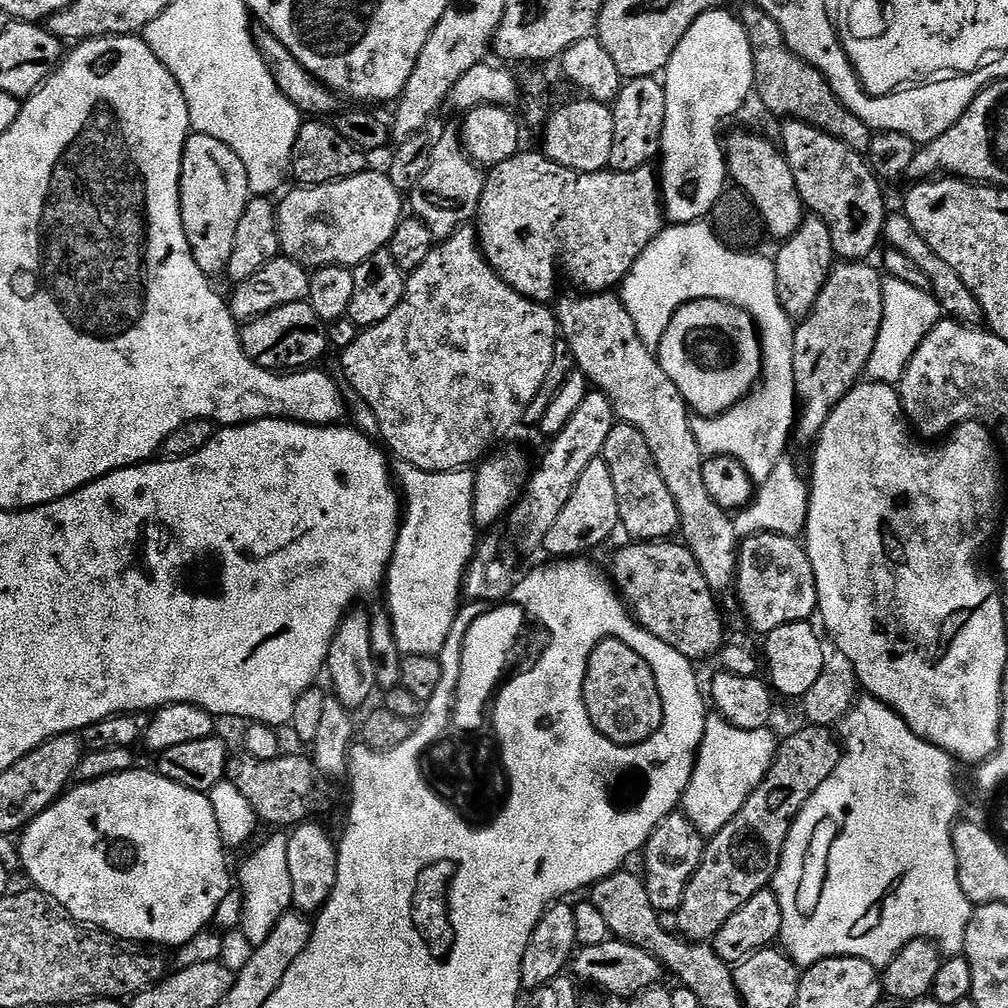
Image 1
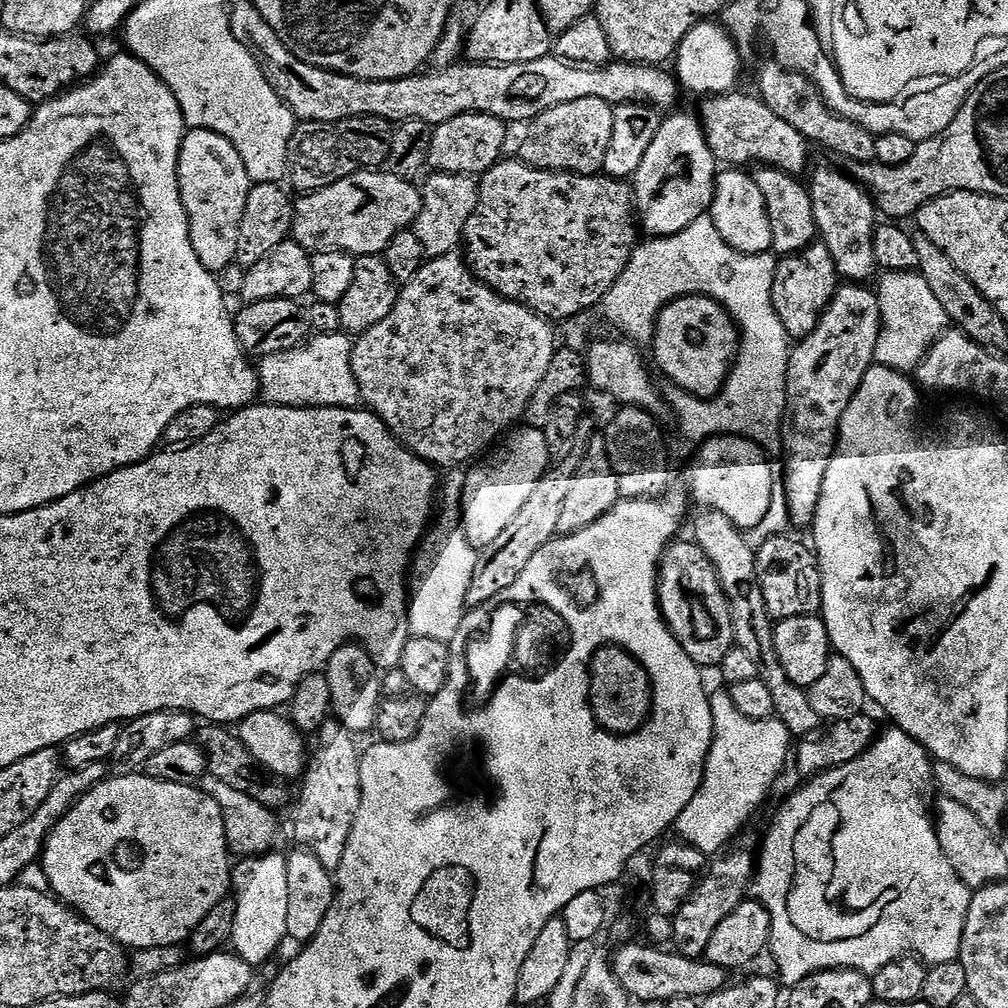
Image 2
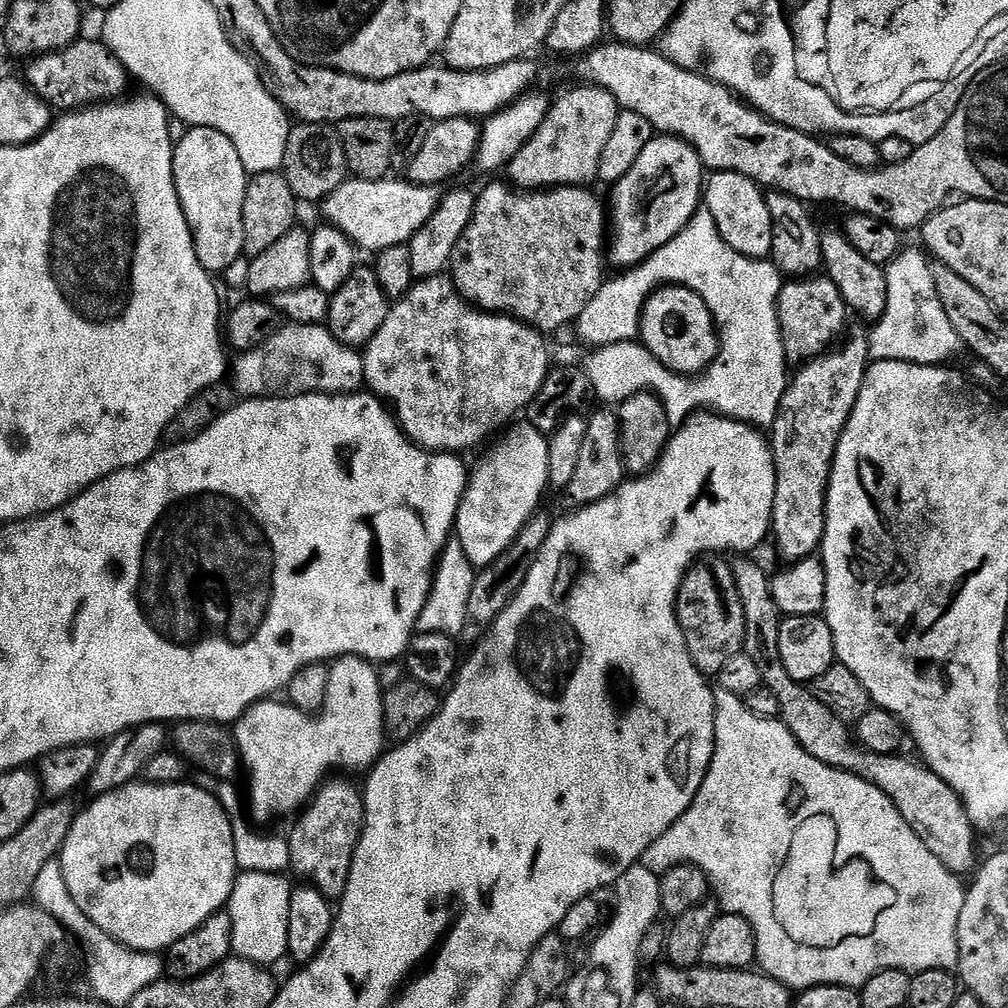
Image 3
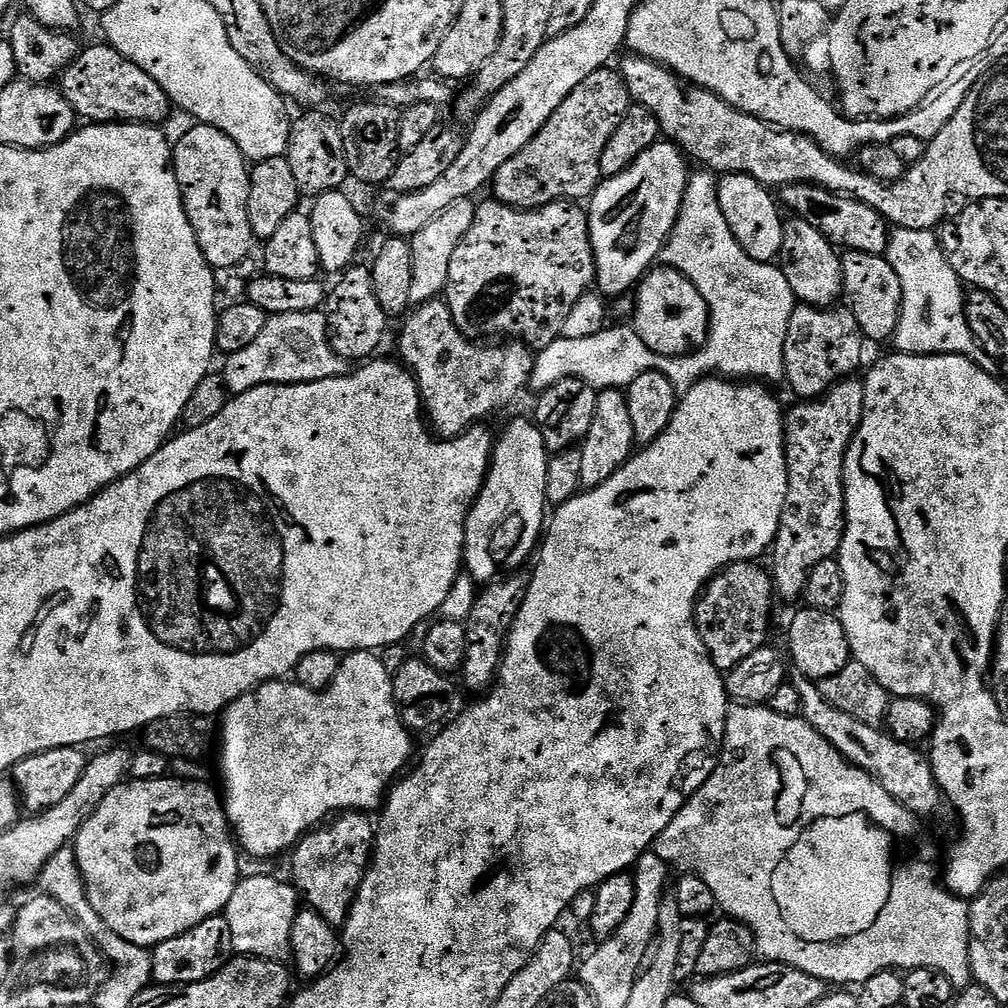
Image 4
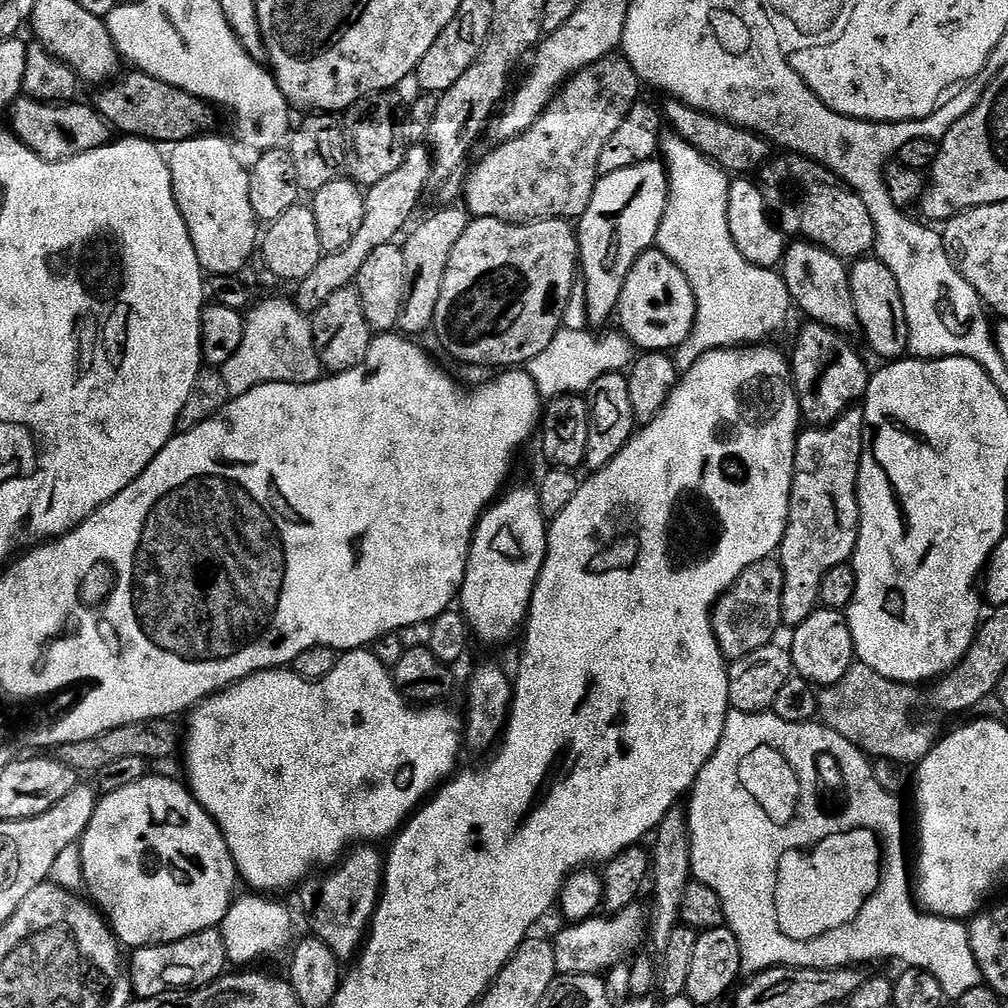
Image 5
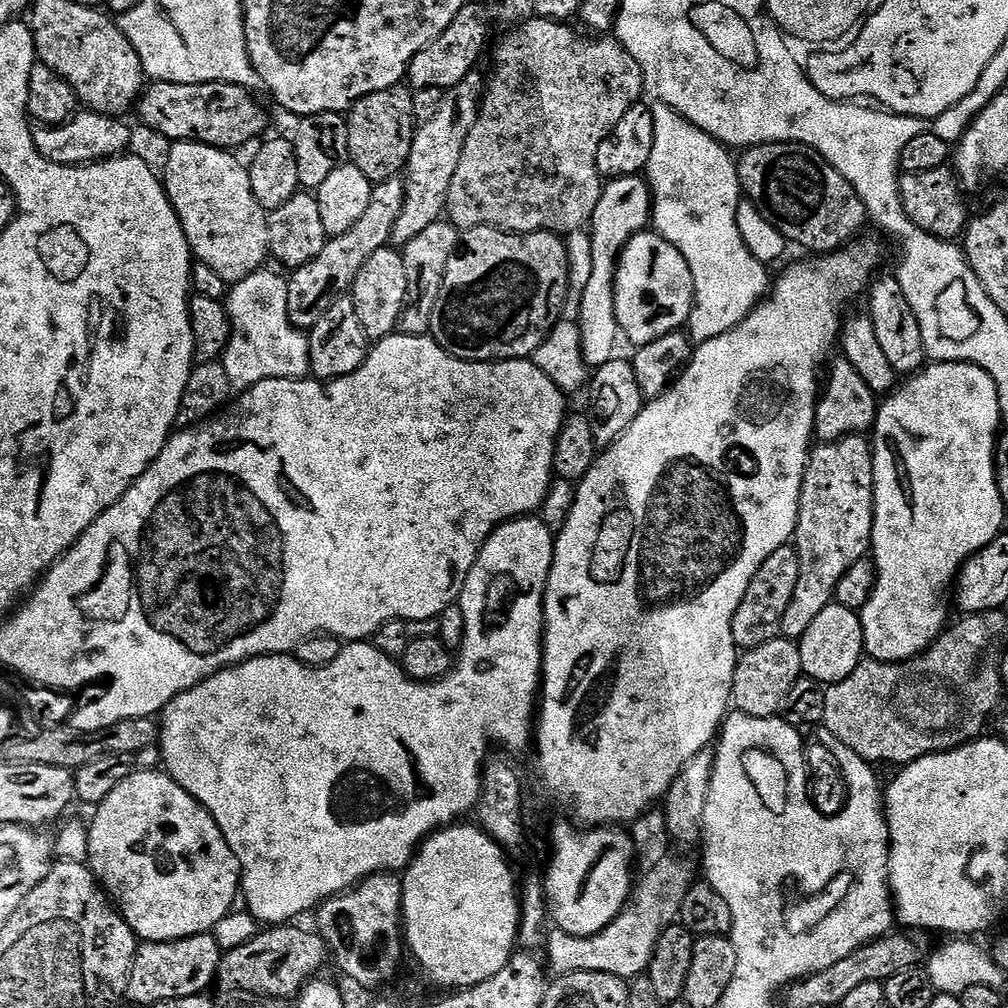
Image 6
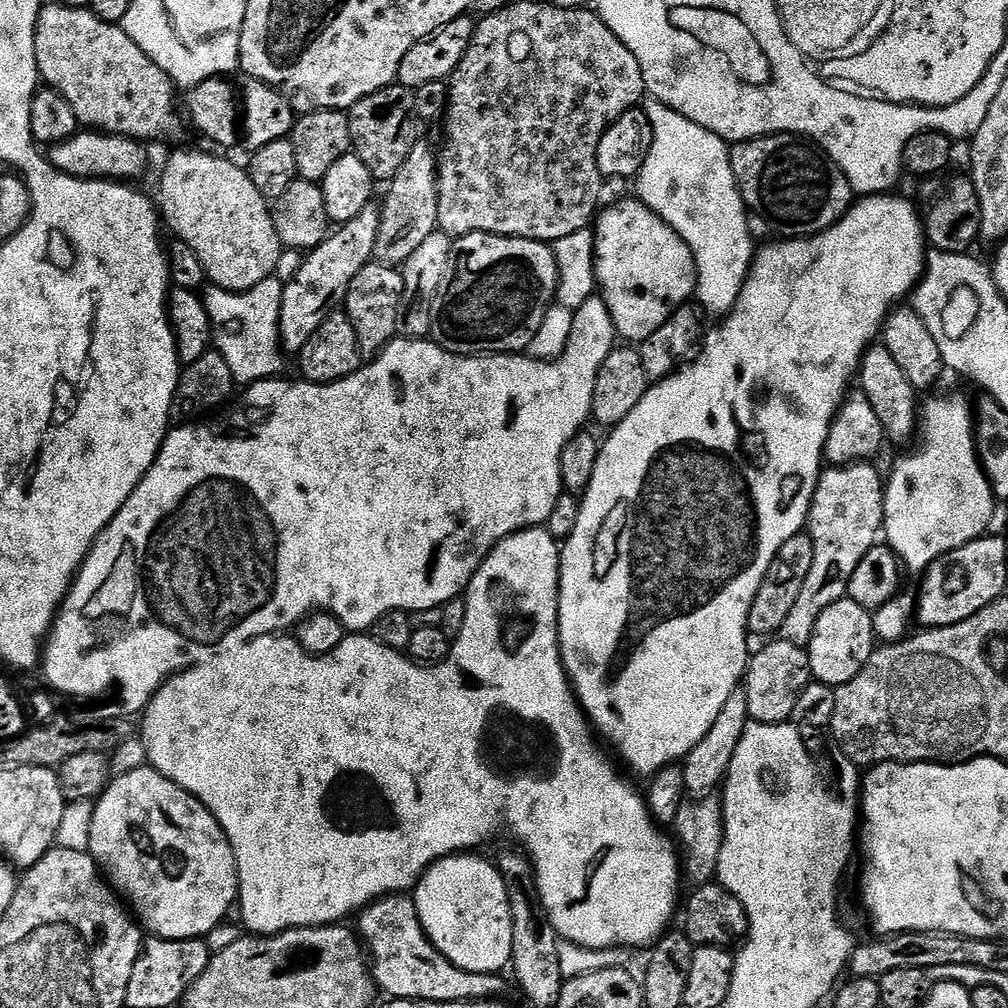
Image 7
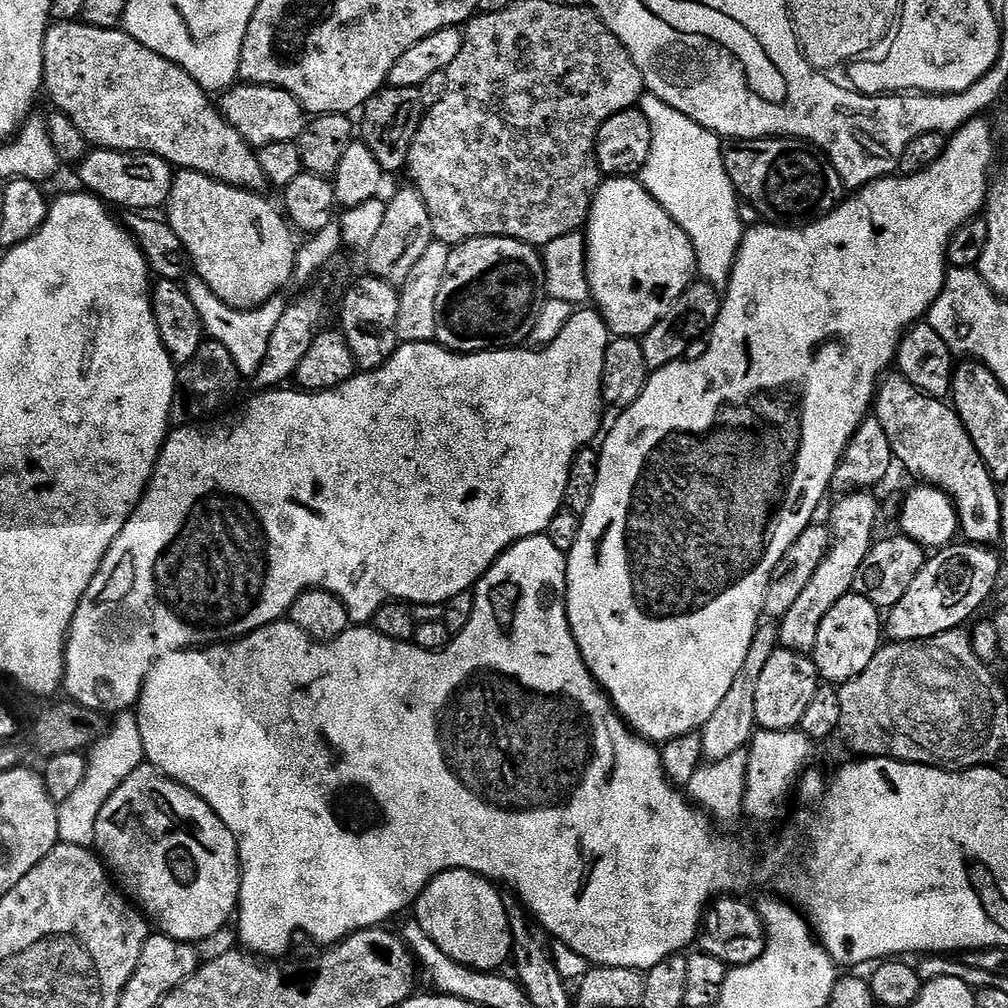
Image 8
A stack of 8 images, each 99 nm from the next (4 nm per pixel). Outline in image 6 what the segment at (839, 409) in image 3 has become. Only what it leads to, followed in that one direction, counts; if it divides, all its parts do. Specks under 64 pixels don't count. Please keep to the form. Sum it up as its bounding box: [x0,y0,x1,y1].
[780,435,874,641]

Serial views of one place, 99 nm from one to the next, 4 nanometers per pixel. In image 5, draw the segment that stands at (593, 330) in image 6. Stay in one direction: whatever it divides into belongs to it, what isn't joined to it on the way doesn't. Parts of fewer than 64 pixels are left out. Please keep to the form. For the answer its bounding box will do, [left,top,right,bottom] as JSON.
[578,159,669,325]

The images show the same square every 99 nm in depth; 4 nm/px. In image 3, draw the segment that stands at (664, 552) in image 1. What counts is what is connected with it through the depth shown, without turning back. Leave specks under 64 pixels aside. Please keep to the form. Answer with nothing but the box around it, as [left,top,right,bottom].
[676,554,746,674]

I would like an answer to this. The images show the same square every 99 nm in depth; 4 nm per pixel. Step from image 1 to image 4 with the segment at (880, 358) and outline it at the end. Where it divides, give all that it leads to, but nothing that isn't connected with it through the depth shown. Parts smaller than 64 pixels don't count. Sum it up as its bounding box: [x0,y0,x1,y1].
[886,229,982,357]

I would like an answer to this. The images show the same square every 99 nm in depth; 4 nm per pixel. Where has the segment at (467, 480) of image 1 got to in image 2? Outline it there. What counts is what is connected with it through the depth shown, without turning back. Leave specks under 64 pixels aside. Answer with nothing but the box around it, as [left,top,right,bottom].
[408,470,478,644]

